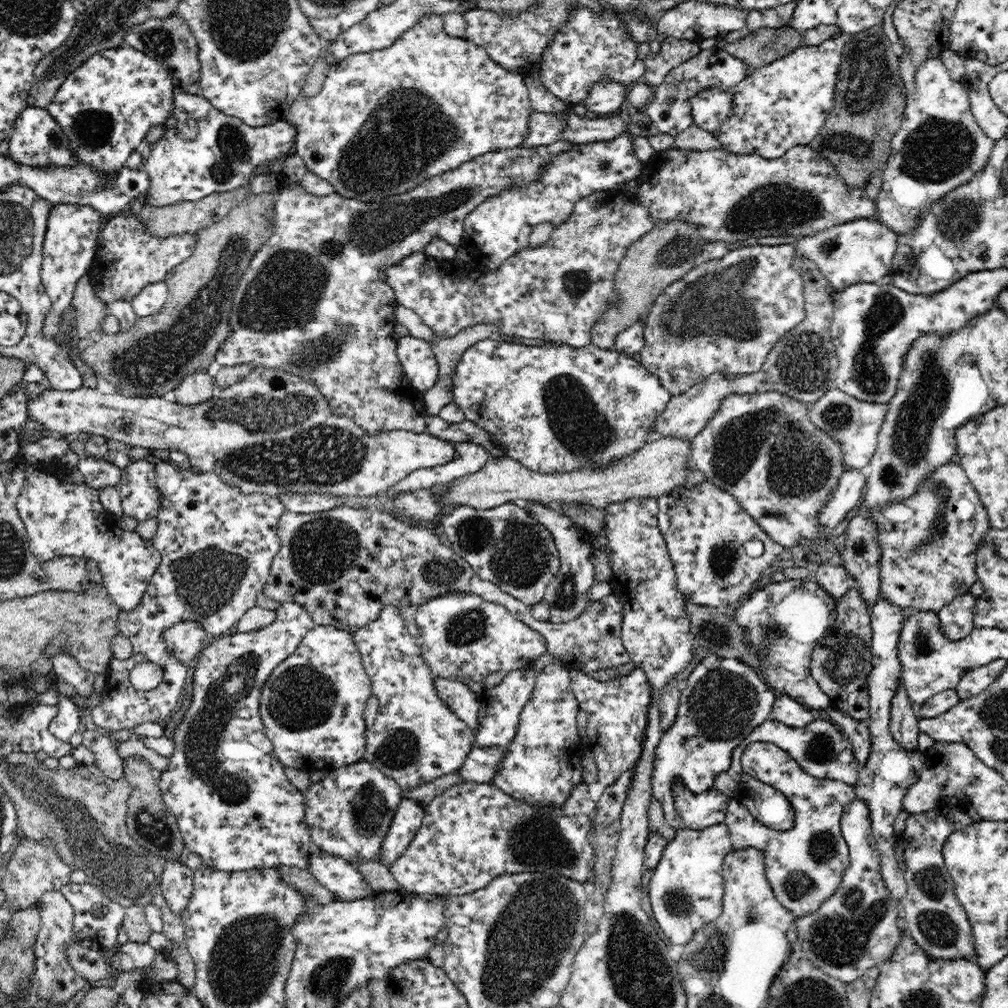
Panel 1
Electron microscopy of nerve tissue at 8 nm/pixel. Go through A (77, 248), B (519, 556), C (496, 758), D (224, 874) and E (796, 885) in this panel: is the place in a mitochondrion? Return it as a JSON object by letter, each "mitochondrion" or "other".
{"A":"other","B":"mitochondrion","C":"other","D":"other","E":"mitochondrion"}

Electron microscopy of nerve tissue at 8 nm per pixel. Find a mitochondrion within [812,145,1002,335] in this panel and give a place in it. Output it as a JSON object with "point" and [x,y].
{"point":[958,218]}

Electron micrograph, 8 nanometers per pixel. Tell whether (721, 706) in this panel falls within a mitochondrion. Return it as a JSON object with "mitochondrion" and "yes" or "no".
{"mitochondrion":"yes"}

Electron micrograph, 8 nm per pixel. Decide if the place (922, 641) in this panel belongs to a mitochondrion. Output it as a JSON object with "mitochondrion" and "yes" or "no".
{"mitochondrion":"yes"}

